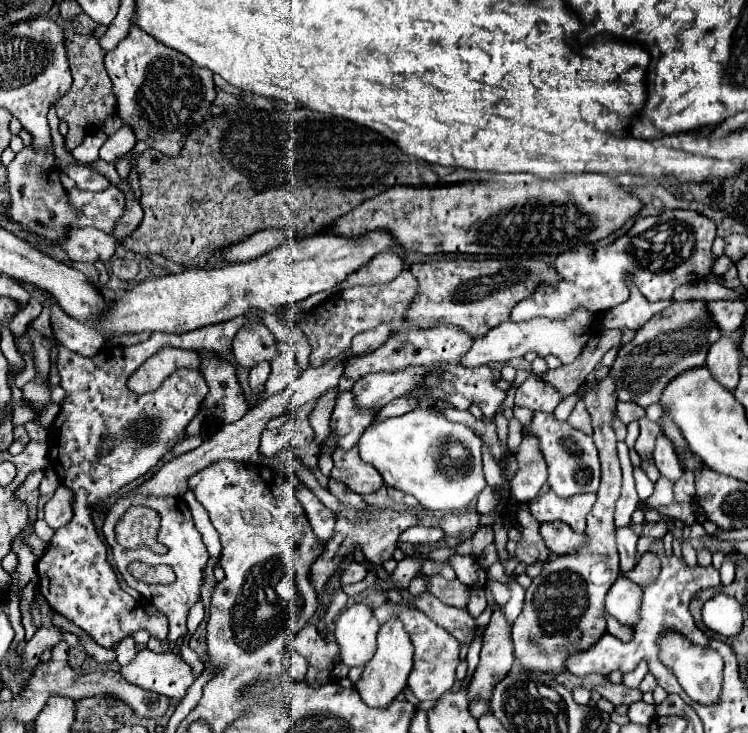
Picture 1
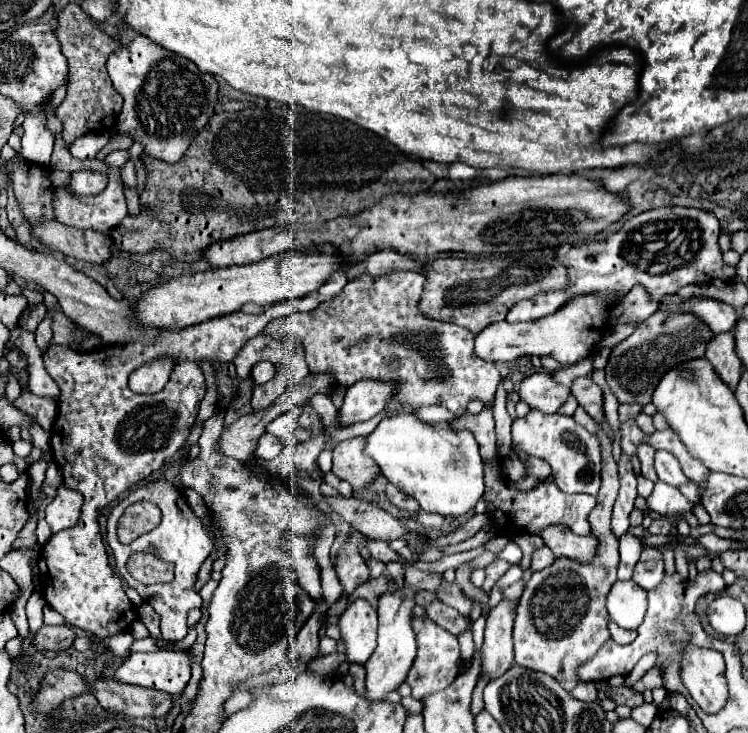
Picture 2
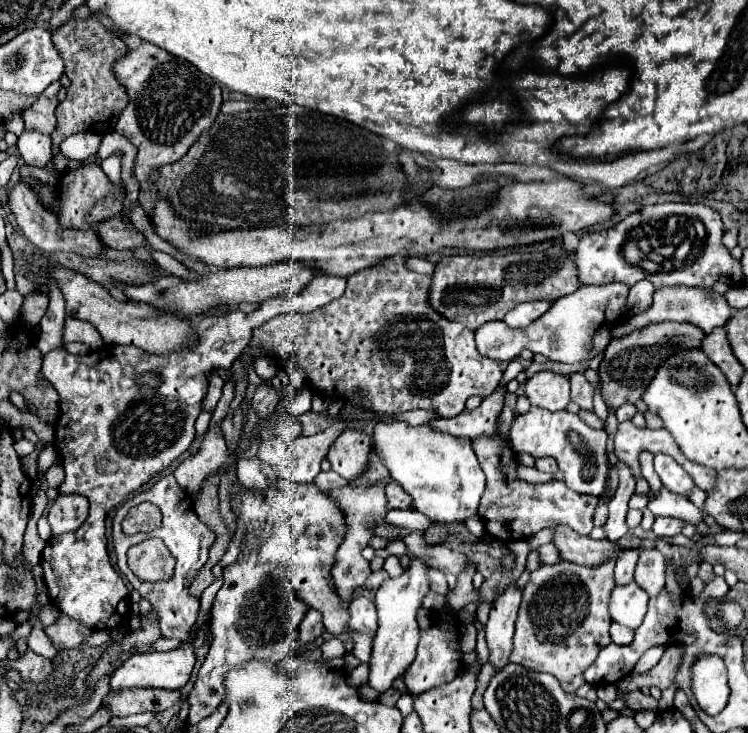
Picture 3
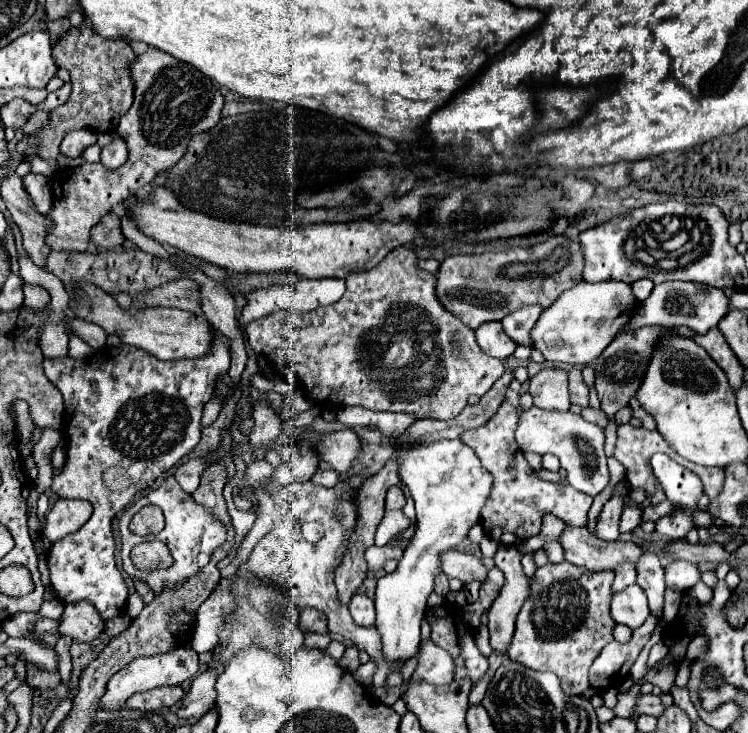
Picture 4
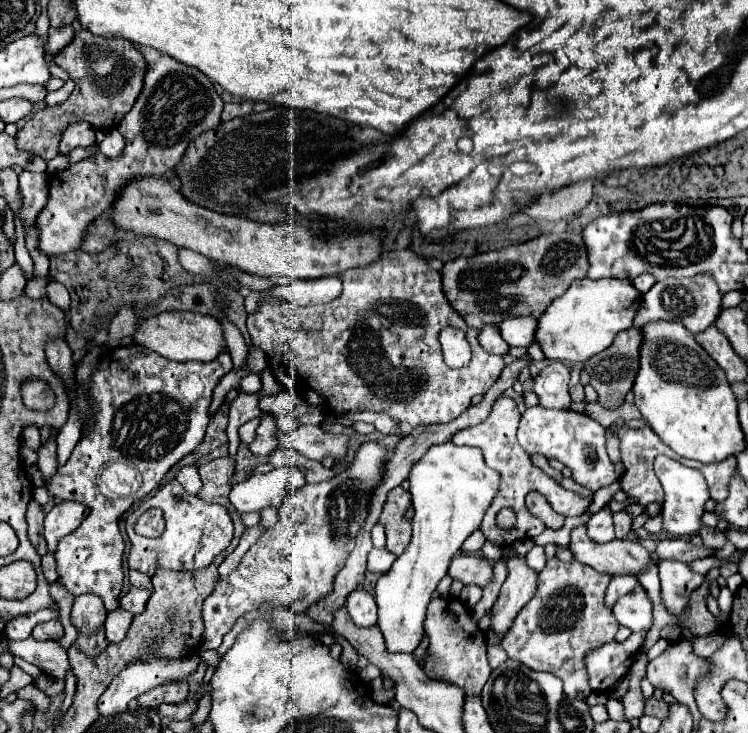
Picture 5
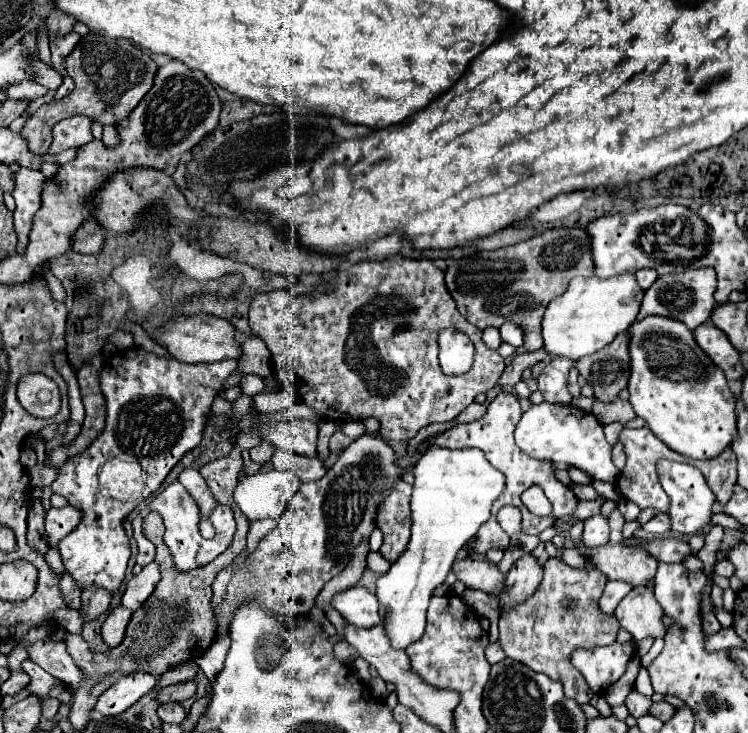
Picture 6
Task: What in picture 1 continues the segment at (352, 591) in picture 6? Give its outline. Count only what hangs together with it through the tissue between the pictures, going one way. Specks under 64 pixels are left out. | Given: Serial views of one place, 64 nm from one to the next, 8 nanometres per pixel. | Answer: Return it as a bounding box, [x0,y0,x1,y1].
[334,604,378,666]

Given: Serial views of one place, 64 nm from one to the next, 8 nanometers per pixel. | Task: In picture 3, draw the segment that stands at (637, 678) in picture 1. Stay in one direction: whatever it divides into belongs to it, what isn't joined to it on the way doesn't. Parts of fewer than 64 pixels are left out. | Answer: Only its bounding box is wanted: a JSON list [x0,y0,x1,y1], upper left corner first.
[634,646,664,674]

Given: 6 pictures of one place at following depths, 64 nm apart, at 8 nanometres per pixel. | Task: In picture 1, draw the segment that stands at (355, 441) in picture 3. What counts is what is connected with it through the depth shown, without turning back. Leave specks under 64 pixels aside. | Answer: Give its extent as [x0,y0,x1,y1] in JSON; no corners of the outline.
[332,446,384,494]

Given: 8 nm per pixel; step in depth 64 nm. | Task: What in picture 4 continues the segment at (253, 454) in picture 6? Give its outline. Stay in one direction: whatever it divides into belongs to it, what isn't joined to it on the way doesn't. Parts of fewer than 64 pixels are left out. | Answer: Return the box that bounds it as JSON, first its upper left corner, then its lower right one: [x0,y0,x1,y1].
[250,402,282,448]

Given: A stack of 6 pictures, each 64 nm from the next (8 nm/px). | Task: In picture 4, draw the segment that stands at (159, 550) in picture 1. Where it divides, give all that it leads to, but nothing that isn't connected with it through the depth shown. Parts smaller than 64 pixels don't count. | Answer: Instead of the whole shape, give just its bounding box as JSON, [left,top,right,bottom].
[130,506,164,534]

